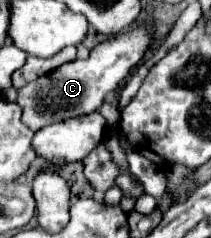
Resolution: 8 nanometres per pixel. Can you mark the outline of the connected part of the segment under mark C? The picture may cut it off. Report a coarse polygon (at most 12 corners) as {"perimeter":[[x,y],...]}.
{"perimeter":[[150,22],[18,90],[22,124],[100,110],[154,40]]}

